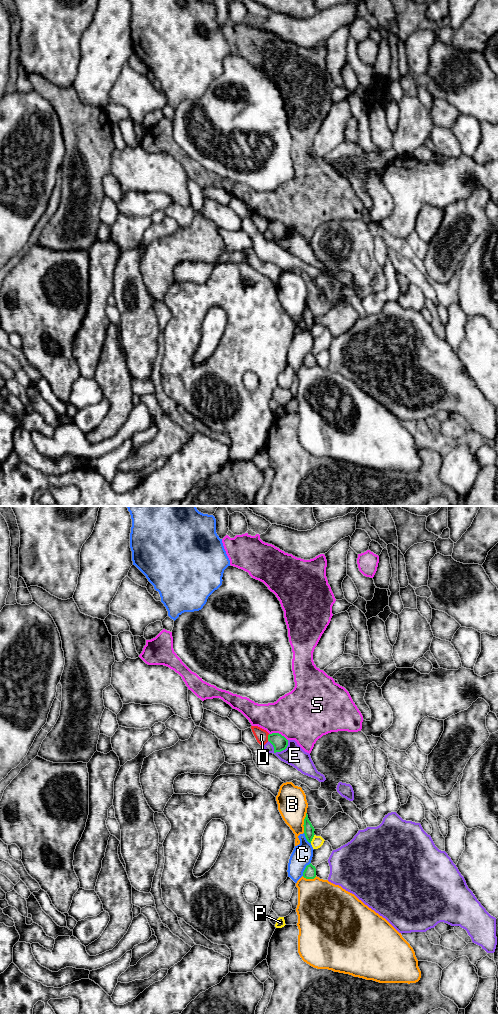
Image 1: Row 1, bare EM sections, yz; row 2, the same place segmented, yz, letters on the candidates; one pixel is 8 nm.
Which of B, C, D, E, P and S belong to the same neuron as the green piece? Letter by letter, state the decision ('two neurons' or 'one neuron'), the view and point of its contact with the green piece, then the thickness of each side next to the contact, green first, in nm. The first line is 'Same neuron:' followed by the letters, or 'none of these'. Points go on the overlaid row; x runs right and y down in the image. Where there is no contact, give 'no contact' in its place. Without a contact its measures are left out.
Same neuron: none of these
B: two neurons; meets green in yz at (304, 822); 80 nm thick on the green side, 240 nm on the other
C: two neurons; meets green in yz at (305, 869); 100 nm thick on the green side, 160 nm on the other
D: two neurons; meets green in yz at (268, 737); 120 nm thick on the green side, 110 nm on the other
E: two neurons; meets green in yz at (276, 751); 120 nm thick on the green side, 170 nm on the other
P: two neurons; meets green in yz at (312, 838); 80 nm thick on the green side, 90 nm on the other
S: two neurons; meets green in yz at (278, 733); 120 nm thick on the green side, 420 nm on the other

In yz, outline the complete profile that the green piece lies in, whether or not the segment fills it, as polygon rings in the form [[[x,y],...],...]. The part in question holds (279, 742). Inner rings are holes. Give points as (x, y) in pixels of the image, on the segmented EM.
[[[279,733],[269,734],[268,741],[273,745],[274,753],[281,752],[288,746],[288,740]]]

